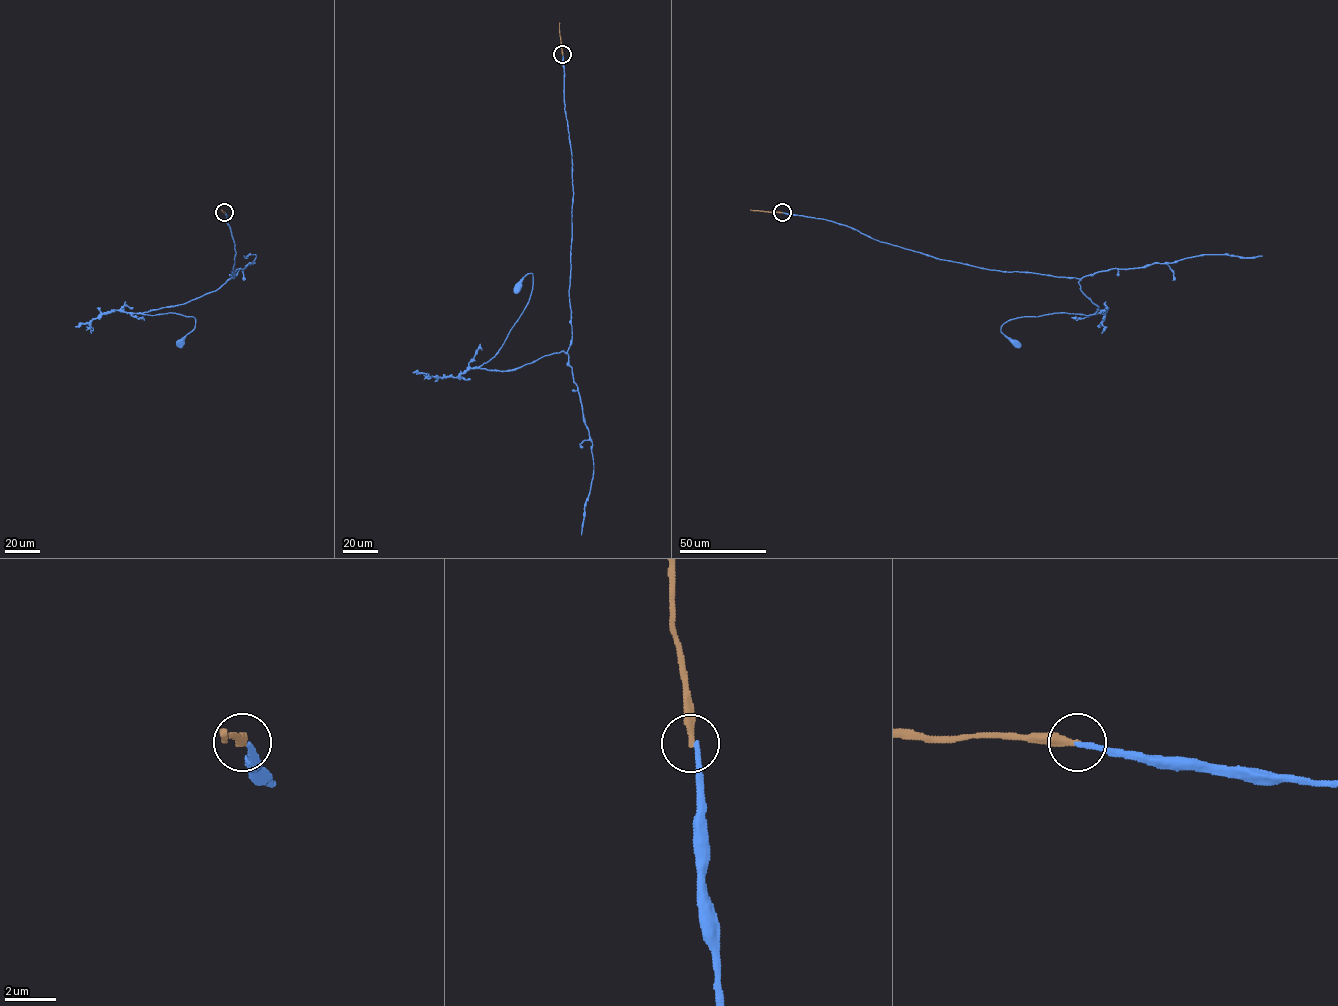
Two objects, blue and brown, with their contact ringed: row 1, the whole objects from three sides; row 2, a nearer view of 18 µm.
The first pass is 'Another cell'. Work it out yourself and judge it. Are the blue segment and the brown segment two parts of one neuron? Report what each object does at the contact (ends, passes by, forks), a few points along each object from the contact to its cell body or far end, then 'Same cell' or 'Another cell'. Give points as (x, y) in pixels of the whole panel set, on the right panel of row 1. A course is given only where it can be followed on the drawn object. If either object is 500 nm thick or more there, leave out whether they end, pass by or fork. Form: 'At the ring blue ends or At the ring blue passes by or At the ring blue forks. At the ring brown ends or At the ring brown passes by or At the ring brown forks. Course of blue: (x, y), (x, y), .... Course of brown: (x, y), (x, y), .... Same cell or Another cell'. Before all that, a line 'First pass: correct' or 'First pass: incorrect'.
First pass: correct
At the ring blue ends. At the ring brown ends. Course of blue: (781, 212), (832, 221), (940, 259), (1079, 278), (1096, 312), (1011, 319), (1001, 331), (1014, 343). Course of brown: (781, 212), (750, 210). Another cell

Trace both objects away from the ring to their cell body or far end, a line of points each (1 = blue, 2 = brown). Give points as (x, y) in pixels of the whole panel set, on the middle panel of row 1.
1: (562, 54), (573, 194), (571, 344), (567, 351), (514, 369), (481, 369), (528, 301), (531, 273), (518, 287)
2: (562, 54), (559, 22)

